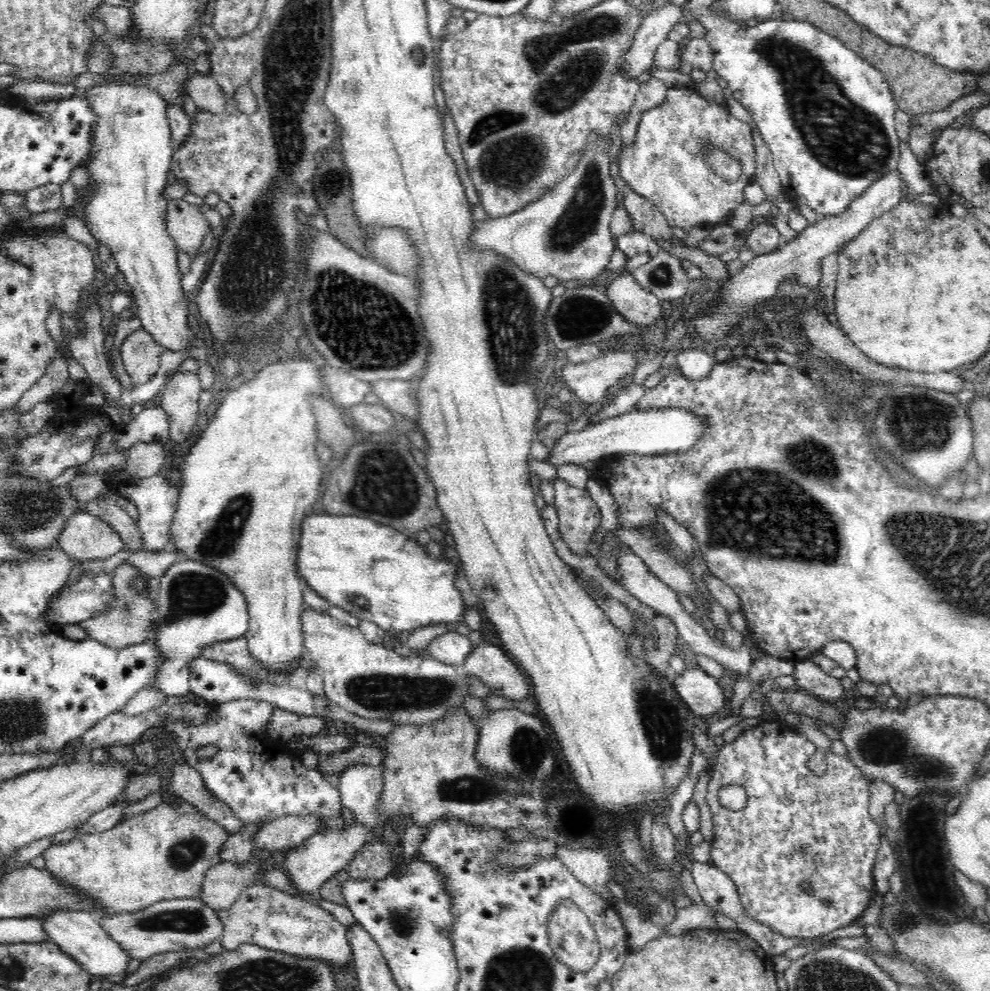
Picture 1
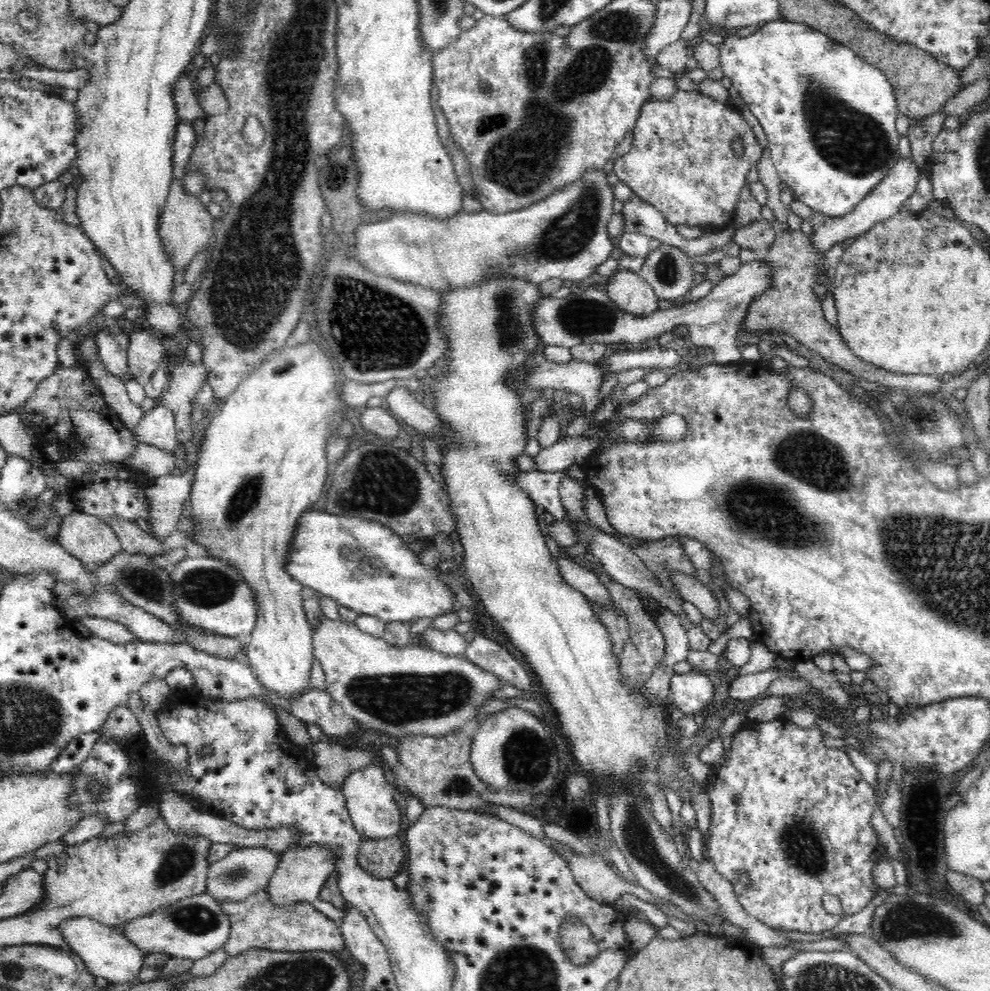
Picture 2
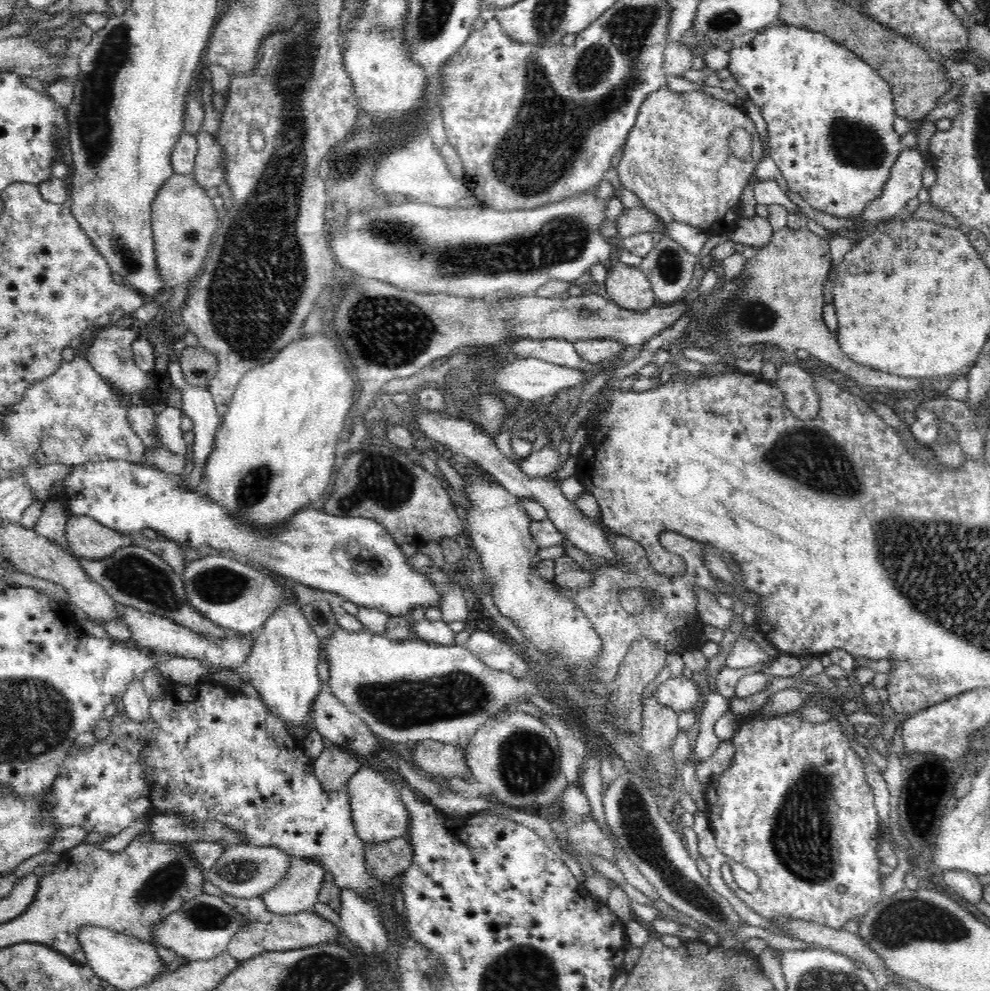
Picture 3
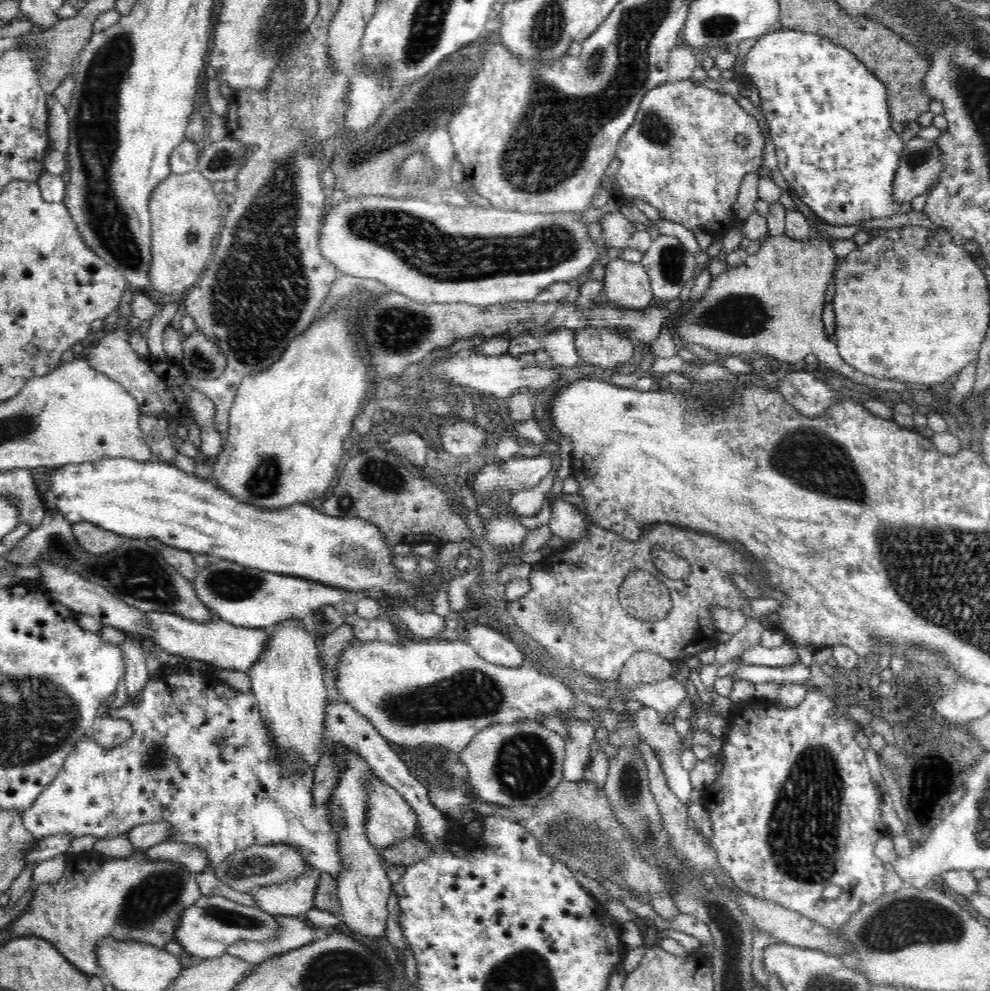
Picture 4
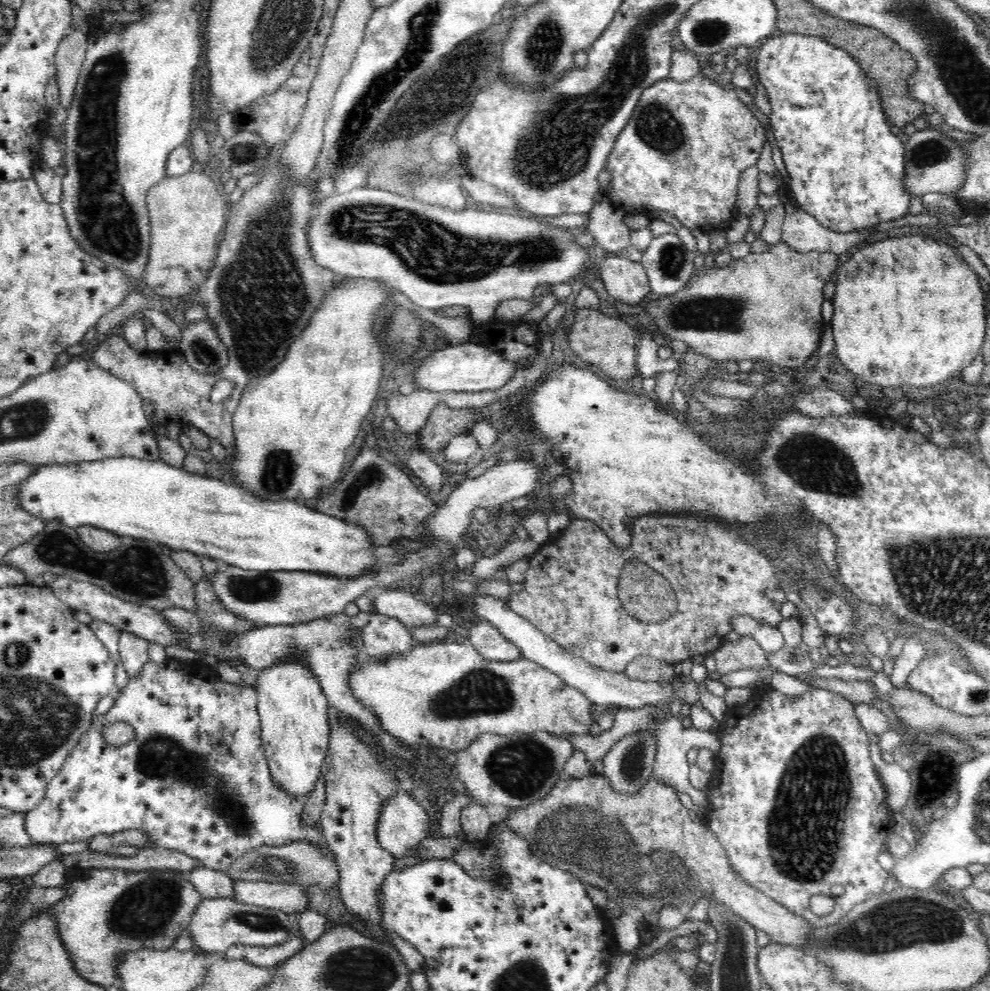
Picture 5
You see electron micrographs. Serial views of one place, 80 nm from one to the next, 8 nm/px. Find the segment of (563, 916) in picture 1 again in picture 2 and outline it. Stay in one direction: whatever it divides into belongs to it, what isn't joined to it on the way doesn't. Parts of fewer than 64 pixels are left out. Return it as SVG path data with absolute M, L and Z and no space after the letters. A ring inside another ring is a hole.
M564 918L558 930L558 943L562 945L566 955L574 961L574 965L588 964L598 956L598 945L588 927L578 920Z

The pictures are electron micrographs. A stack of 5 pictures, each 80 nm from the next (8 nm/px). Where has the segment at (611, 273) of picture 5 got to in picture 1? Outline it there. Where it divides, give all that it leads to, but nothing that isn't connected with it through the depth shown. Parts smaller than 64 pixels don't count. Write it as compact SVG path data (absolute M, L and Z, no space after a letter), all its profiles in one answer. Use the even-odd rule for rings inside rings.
M633 274L614 278L604 292L625 320L640 327L656 324L668 310L654 293L638 284Z

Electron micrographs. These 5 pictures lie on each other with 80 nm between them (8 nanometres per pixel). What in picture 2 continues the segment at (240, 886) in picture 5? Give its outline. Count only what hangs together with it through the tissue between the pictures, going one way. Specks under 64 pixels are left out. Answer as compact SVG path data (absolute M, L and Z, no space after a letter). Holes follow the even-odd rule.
M313 845L308 849L290 848L281 854L281 862L278 866L267 893L271 904L282 908L288 908L296 902L313 904L319 898L320 891L331 872L335 871L336 855L330 849L324 849L320 845Z

